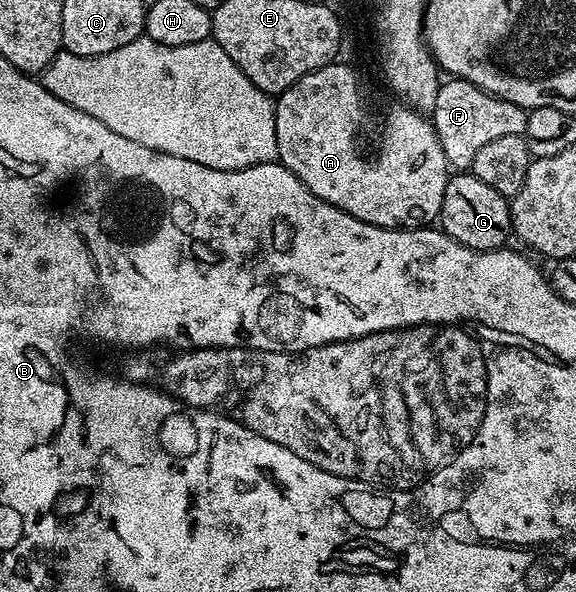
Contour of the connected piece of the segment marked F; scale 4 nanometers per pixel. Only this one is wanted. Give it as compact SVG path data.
M451 77L443 81L436 96L432 121L436 136L440 140L440 148L444 148L447 167L458 172L469 171L472 160L476 160L476 152L480 152L484 144L489 144L499 136L525 135L527 113L524 108L508 100L485 94L463 78Z

